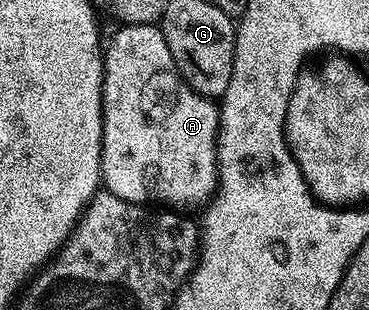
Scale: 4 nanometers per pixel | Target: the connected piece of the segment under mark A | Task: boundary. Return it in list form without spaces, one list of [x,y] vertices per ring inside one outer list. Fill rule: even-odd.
[[[128,24],[120,27],[113,34],[113,39],[108,39],[103,50],[105,60],[105,80],[103,92],[101,93],[101,123],[103,124],[103,136],[101,137],[101,181],[104,189],[110,194],[119,196],[119,200],[135,202],[146,208],[168,208],[173,212],[200,211],[213,202],[219,190],[219,179],[217,176],[217,133],[221,128],[221,115],[219,106],[214,99],[204,98],[199,92],[195,92],[181,78],[177,71],[175,60],[171,56],[171,48],[167,48],[167,40],[163,36],[160,25],[157,24]]]

